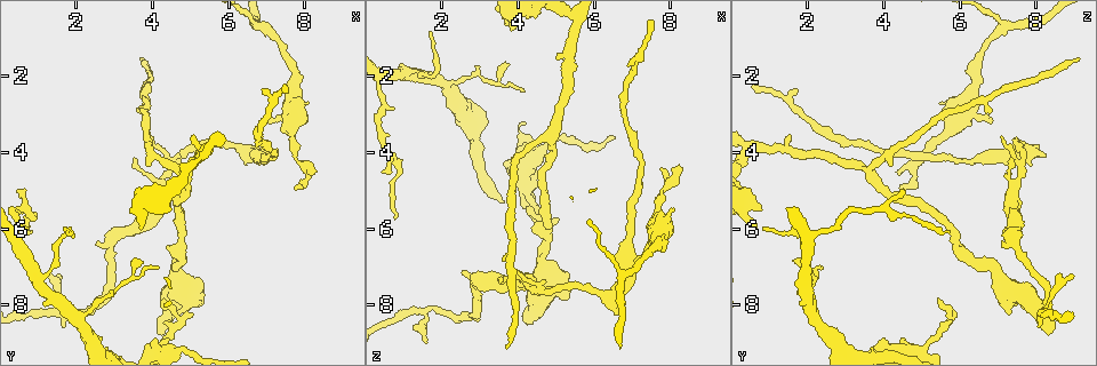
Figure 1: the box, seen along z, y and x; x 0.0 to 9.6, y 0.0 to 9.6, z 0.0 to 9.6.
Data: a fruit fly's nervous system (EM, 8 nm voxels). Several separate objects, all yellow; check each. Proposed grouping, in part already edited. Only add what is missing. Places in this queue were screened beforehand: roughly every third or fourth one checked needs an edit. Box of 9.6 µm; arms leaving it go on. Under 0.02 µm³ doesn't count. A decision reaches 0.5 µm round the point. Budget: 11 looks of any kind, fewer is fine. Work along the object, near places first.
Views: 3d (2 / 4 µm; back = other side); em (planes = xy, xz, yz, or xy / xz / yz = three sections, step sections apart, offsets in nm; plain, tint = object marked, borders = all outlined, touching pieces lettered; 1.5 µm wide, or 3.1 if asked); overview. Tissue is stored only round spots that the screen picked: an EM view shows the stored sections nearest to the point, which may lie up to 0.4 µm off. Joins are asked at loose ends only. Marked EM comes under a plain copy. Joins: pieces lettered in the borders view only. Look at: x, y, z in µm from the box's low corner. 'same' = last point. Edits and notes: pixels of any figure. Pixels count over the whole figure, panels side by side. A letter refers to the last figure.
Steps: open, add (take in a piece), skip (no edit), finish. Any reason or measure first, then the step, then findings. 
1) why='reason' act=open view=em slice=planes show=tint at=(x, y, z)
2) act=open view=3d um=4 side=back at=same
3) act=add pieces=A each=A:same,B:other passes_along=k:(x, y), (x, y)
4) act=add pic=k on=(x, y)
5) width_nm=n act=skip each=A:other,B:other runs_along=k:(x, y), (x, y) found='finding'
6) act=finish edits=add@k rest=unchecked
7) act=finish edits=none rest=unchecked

why='branch stops here' act=open view=em slice=xy step=4 show=borders at=(5.00, 8.25, 5.90)

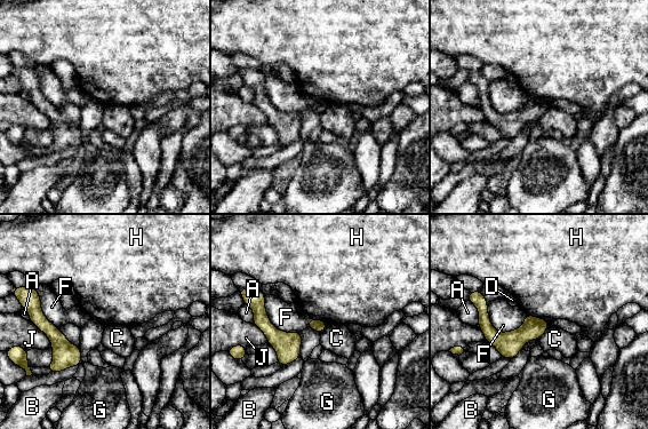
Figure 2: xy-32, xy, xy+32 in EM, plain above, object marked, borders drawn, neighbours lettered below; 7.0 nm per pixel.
why='cut it another way' act=open view=em slice=yz step=8 show=borders at=same

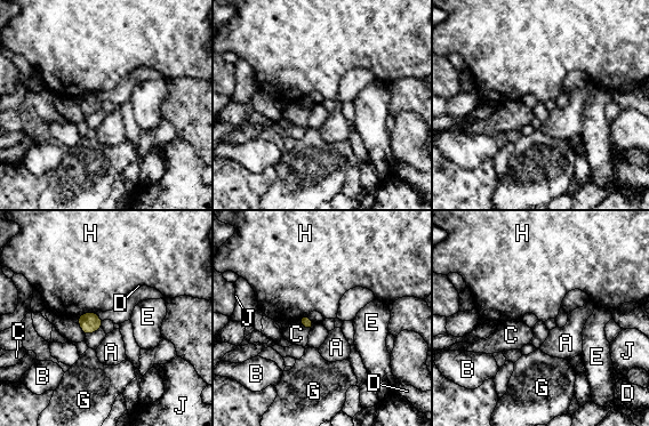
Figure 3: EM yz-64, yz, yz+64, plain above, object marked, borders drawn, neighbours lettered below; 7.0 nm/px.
width_nm=80 act=skip each=A:other,B:other,C:other,D:other,E:other,G:other,H:other,J:other border=3:(95, 311), (88, 311), (77, 316) found='none of them fits'

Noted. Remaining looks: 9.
act=open view=3d um=4 at=(8.25, 4.50, 4.30)

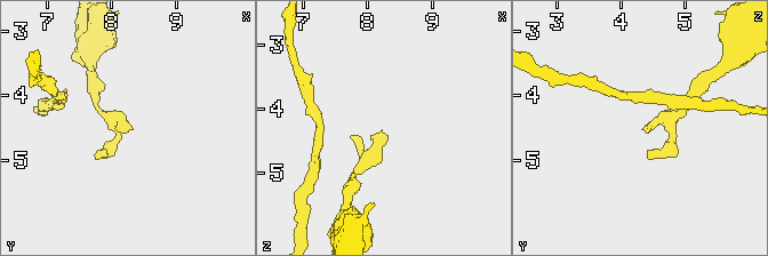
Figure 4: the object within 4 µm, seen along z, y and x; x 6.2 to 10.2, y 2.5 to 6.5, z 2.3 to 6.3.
why='now the EM' act=open view=em slice=planes show=borders at=(8.25, 4.50, 4.35)

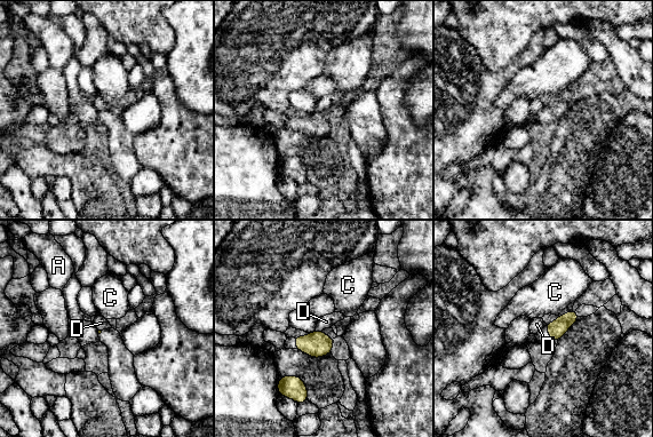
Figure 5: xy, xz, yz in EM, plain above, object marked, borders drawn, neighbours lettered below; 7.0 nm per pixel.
act=skip each=A:other,C:other,D:other border=5:(316, 330), (321, 331) found='no lettered piece goes on from it'

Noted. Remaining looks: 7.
why='branch stops here' act=open view=3d um=2 at=(6.85, 2.35, 1.70)

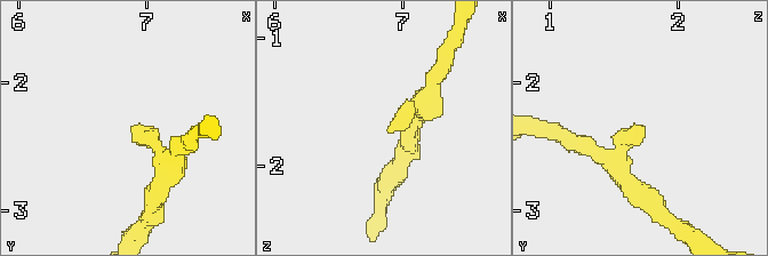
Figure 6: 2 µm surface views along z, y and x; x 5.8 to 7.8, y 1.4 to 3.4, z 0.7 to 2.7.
why='need the tissue' act=open view=em slice=planes show=borders at=(6.90, 2.36, 1.76)

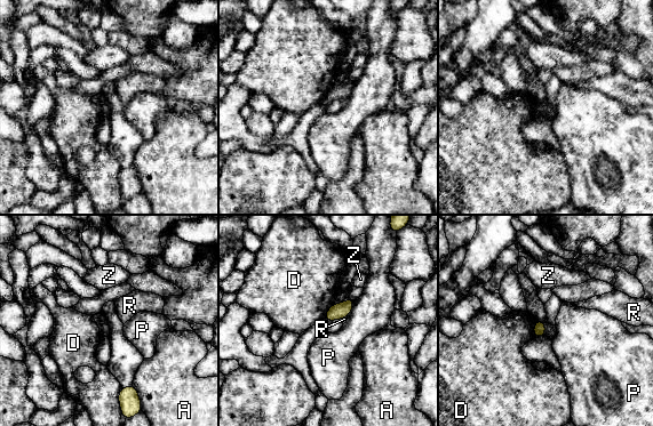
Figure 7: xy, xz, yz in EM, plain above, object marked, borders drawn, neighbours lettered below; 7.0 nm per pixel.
act=skip each=A:other,D:other,P:other,R:other,Z:other border=7:(538, 320), (534, 324), (533, 337) found='none of them fits'

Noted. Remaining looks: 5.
why='free end' act=open view=3d um=2 at=(4.10, 8.80, 8.30)

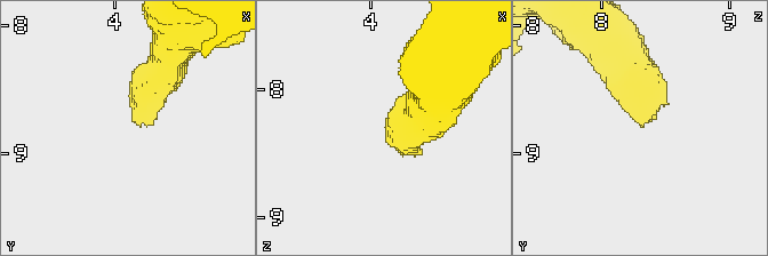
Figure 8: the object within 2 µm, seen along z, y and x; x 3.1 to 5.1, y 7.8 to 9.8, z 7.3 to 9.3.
why='now the EM' act=open view=em slice=yz step=4 show=borders at=(4.16, 8.76, 8.26)

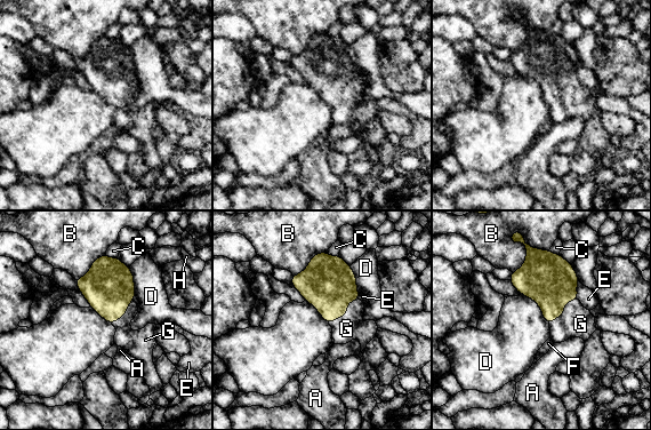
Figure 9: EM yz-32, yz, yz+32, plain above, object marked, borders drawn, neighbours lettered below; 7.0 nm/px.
act=add pieces=G each=A:other,B:other,C:other,D:other,E:other,F:other,G:same,H:other passes_along=9:(329, 284), (346, 312), (346, 328) found='the neuron continues'

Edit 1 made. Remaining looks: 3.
act=finish edits=add@9 rest=unchecked

